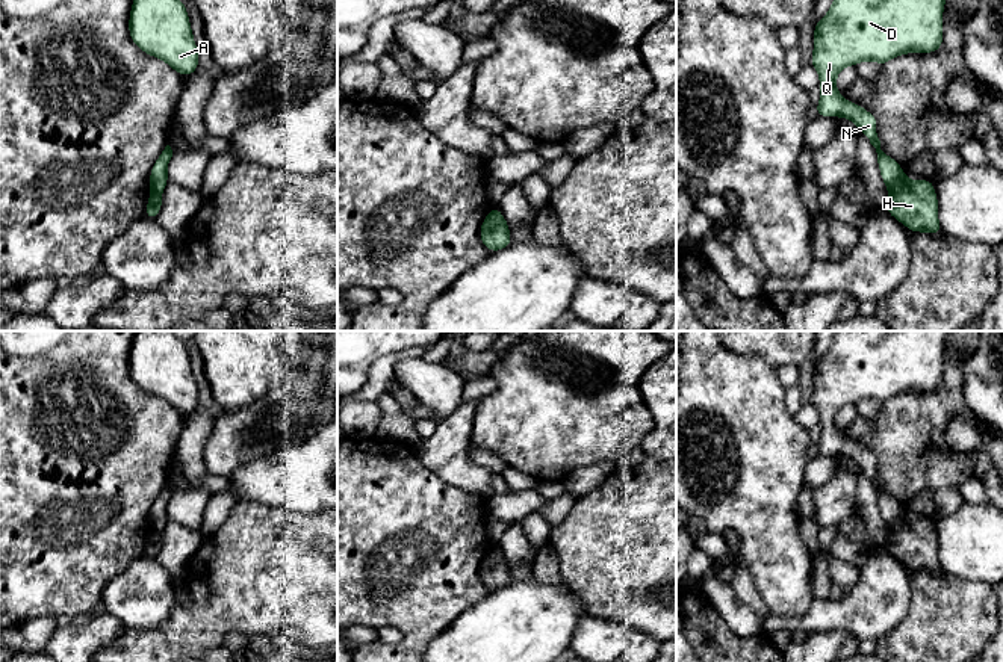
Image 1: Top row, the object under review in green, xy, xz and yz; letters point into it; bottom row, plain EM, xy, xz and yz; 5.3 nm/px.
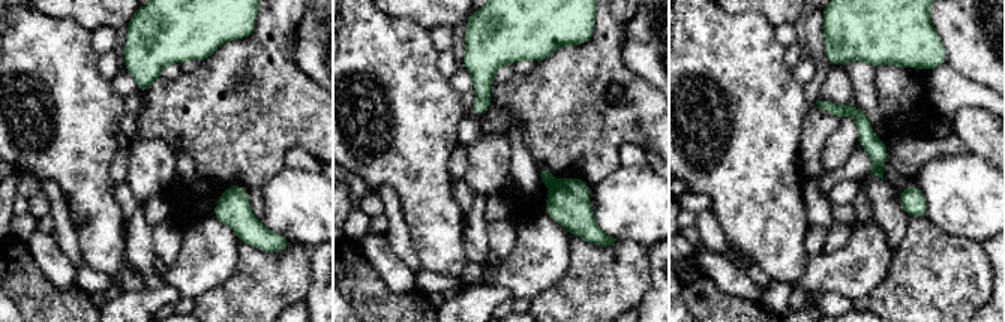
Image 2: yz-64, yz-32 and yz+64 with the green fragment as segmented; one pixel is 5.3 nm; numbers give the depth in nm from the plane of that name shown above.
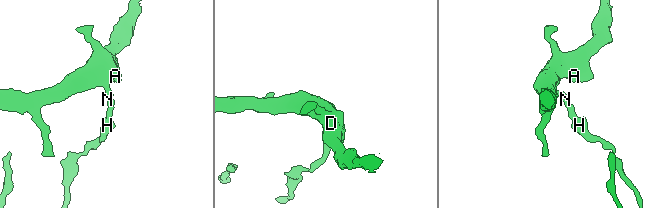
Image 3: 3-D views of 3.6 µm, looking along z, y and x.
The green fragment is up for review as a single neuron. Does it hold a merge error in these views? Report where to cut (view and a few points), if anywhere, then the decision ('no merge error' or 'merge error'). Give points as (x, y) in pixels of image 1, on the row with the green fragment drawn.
cut in yz along (906, 180), (890, 194); merge error

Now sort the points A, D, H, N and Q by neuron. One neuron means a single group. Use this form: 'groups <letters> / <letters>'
groups A D N Q / H

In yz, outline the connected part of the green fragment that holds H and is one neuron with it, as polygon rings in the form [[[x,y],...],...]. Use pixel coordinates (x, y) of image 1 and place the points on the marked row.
[[[906,180],[899,190],[888,195],[887,213],[906,225],[914,234],[920,231],[942,233],[933,180]]]

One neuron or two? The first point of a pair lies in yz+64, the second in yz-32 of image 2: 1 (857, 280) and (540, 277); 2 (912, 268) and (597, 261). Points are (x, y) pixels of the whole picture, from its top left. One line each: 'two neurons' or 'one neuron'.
1: one neuron
2: one neuron

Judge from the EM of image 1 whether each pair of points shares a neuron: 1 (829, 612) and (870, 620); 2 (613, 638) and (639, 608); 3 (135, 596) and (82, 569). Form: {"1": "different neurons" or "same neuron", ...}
{"1": "same neuron", "2": "different neurons", "3": "different neurons"}

